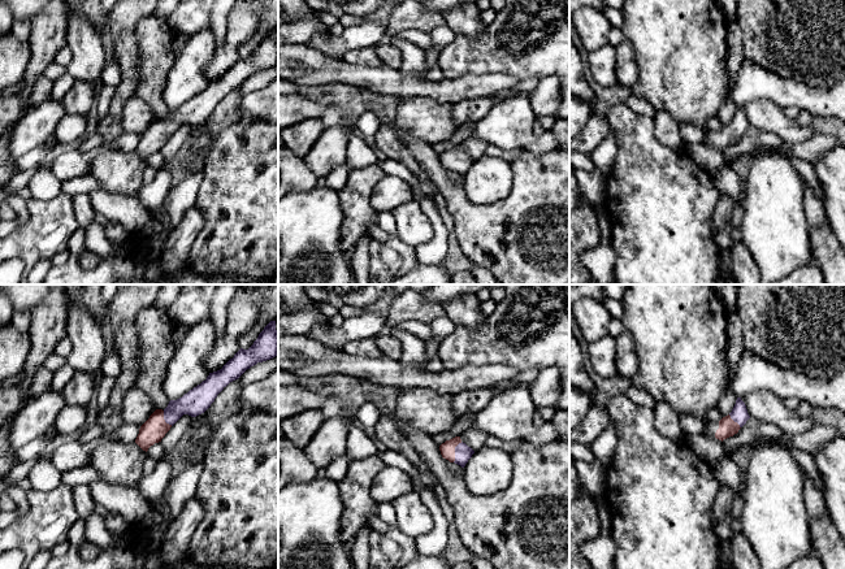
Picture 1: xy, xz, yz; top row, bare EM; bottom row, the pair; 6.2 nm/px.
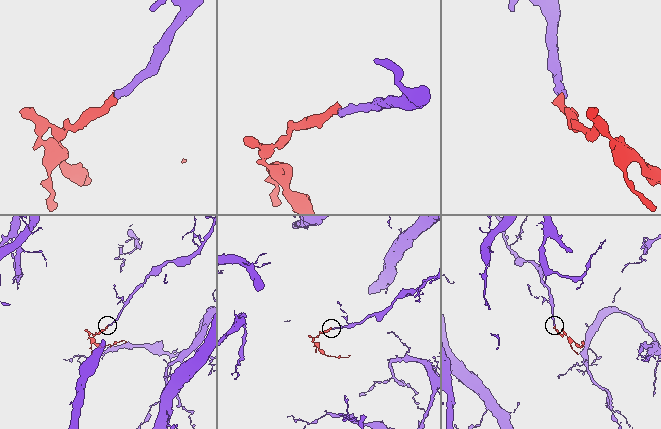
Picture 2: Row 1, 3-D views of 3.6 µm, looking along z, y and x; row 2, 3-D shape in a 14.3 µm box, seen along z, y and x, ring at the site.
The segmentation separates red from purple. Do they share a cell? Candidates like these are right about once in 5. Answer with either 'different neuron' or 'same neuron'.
same neuron

